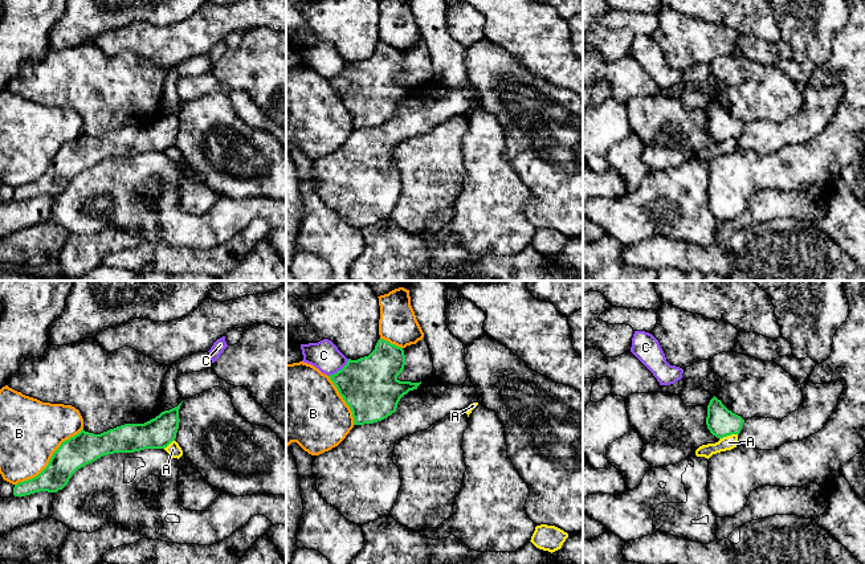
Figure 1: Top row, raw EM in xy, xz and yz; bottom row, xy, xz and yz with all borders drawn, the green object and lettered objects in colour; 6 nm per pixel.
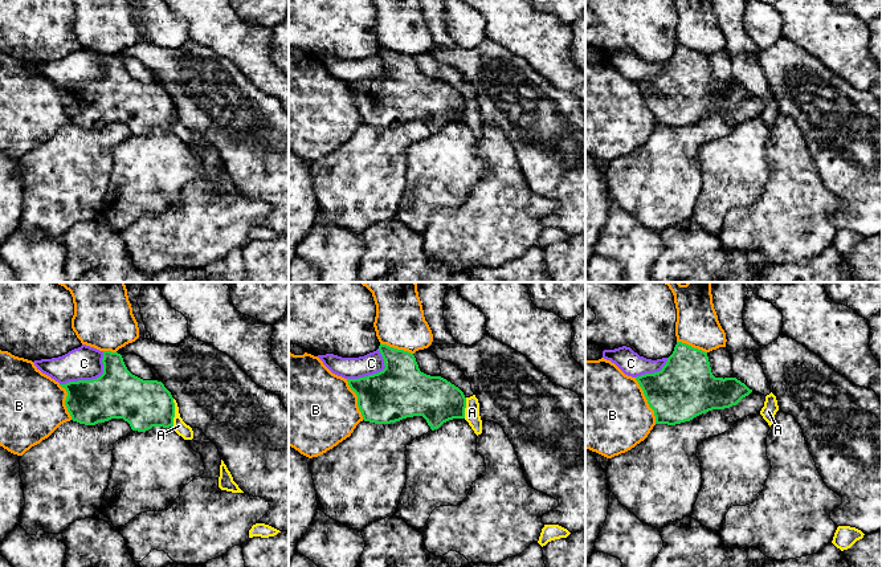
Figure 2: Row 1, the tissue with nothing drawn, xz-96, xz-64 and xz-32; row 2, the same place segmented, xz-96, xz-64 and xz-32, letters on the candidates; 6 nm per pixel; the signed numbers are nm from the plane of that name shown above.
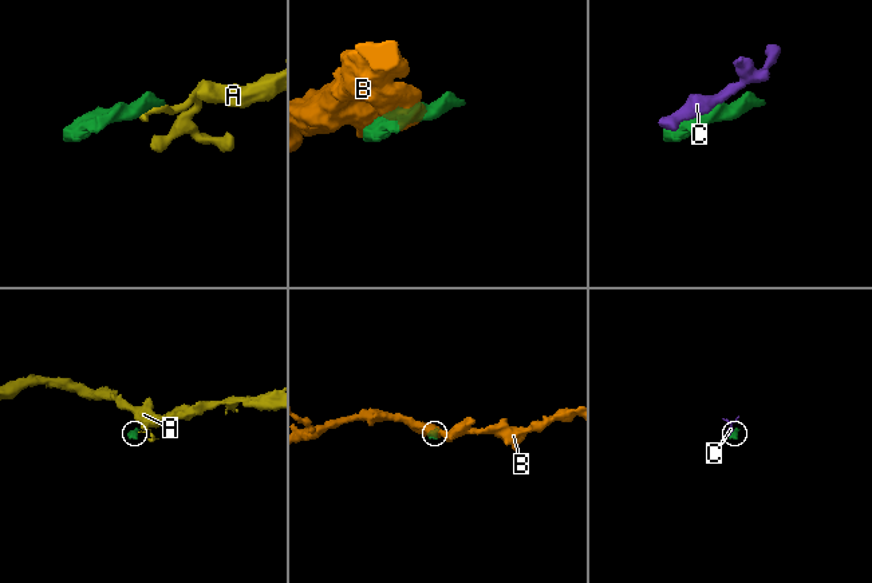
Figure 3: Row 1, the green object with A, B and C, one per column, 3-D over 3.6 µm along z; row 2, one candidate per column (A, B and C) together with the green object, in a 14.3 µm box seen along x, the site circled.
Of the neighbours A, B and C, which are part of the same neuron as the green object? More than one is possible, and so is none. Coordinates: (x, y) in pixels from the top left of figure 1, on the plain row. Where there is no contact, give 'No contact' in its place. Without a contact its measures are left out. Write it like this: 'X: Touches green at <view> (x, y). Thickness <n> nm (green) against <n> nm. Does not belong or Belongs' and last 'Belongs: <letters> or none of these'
A: Touches green at yz (727, 138). Thickness 170 nm (green) against 90 nm. Does not belong
B: Touches green at xy (50, 163). Thickness 190 nm (green) against 380 nm. Does not belong
C: Touches green at xz (341, 73). Thickness 340 nm (green) against 180 nm. Does not belong
Belongs: none of these

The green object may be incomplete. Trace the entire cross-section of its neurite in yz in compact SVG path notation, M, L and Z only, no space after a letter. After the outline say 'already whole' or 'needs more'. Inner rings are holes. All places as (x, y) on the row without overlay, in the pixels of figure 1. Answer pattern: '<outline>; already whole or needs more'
M715 99L707 109L706 128L713 139L723 142L731 138L739 138L744 123L729 114Z; already whole

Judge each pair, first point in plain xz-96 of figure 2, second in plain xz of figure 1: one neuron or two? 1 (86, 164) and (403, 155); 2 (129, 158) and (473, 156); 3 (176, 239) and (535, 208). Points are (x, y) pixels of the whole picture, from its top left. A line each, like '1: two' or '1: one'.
1: two
2: two
3: two

